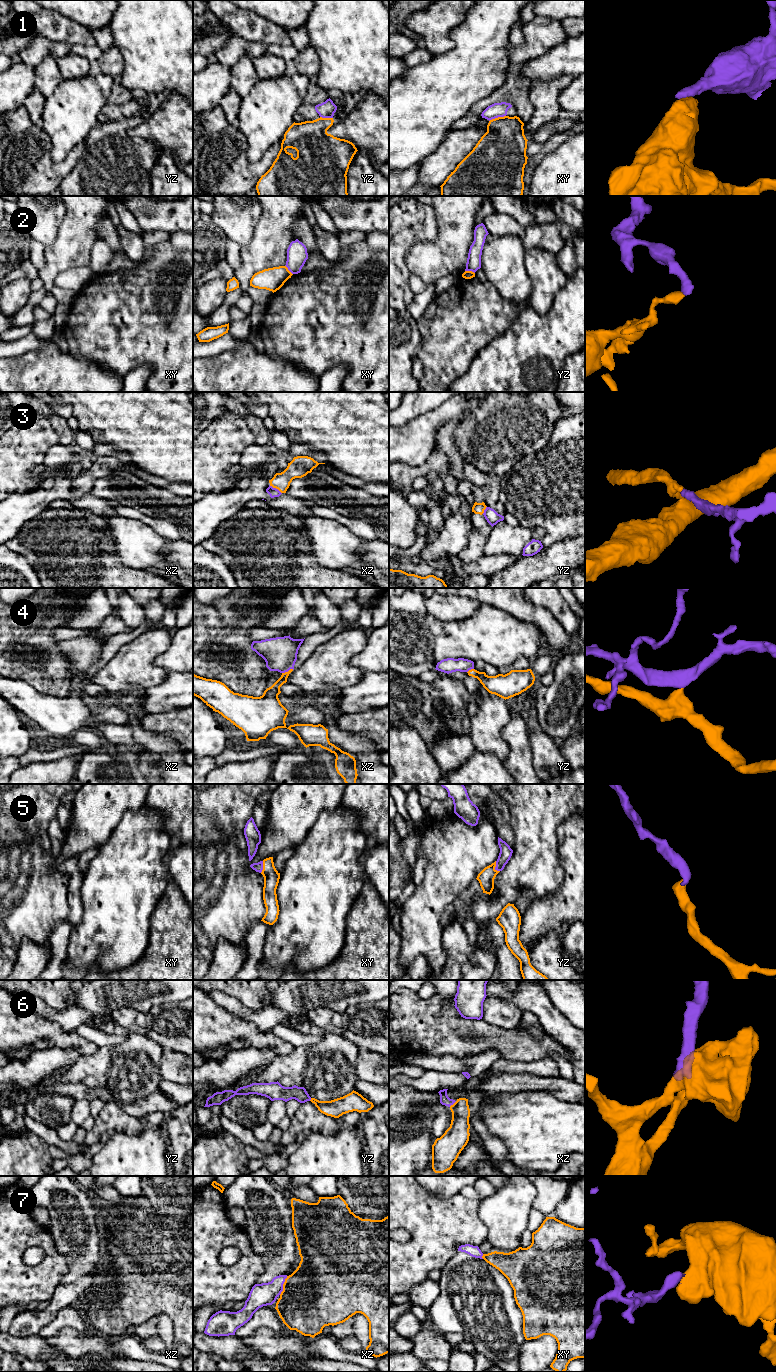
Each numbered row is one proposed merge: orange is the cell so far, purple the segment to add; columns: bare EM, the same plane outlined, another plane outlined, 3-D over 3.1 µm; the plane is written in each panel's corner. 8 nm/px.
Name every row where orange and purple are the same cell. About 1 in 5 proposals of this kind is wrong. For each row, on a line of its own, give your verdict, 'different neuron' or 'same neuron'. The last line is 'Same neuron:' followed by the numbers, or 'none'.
1: different neuron
2: different neuron
3: same neuron
4: same neuron
5: same neuron
6: same neuron
7: same neuron
Same neuron: 3, 4, 5, 6, 7

